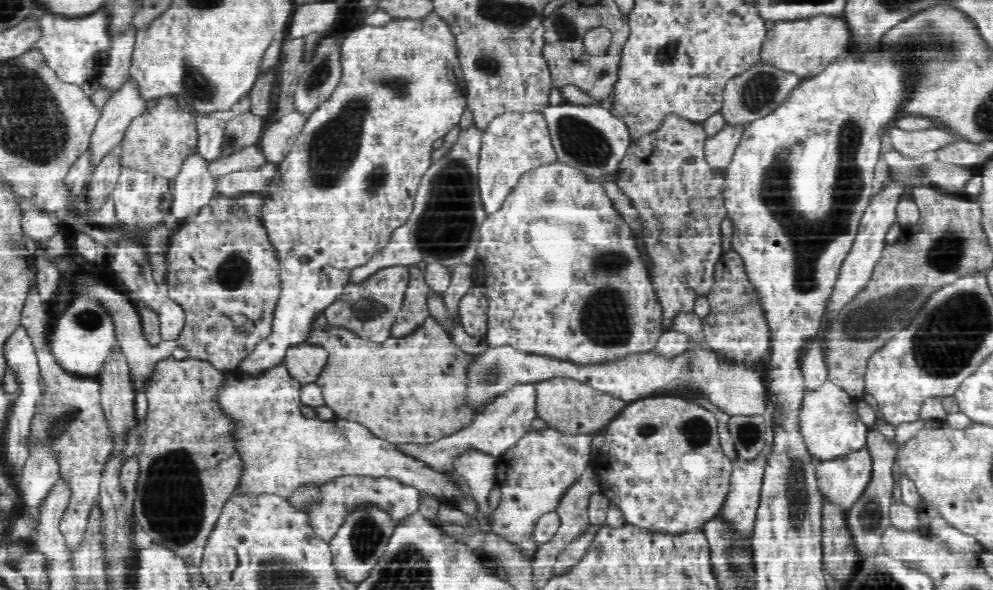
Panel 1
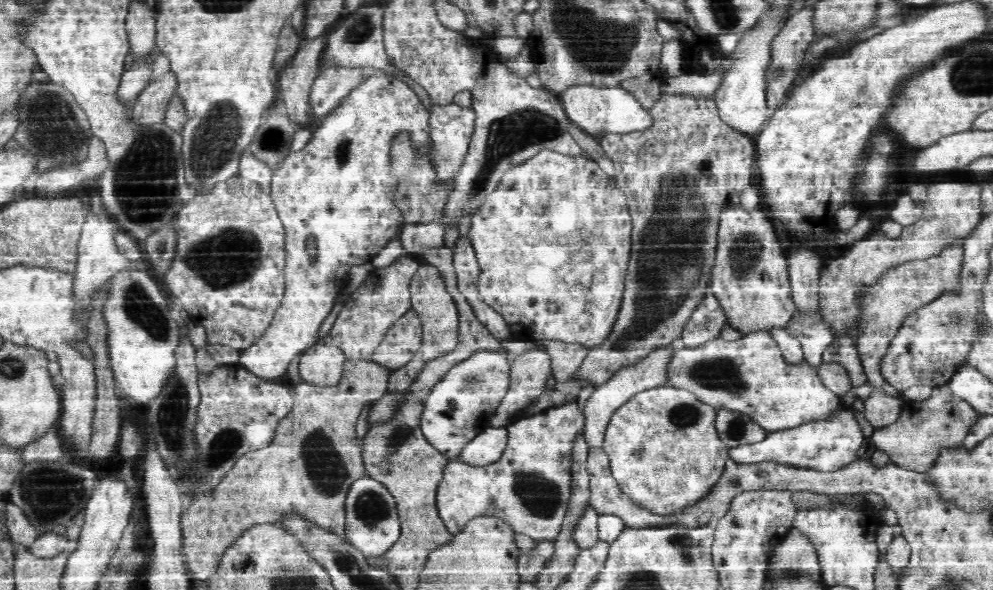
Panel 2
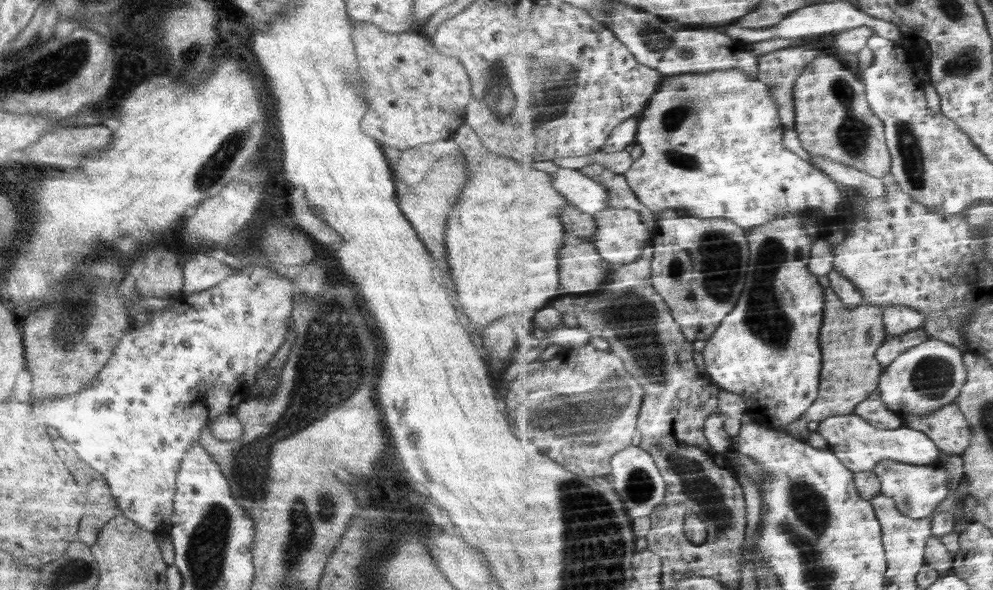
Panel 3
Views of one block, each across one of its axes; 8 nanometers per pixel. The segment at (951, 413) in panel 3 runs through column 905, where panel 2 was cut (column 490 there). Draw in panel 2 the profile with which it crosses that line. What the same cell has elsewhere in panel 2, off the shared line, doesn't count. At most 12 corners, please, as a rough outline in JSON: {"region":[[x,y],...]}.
{"region":[[535,347],[512,355],[509,385],[490,426],[511,424],[545,389],[552,356]]}

